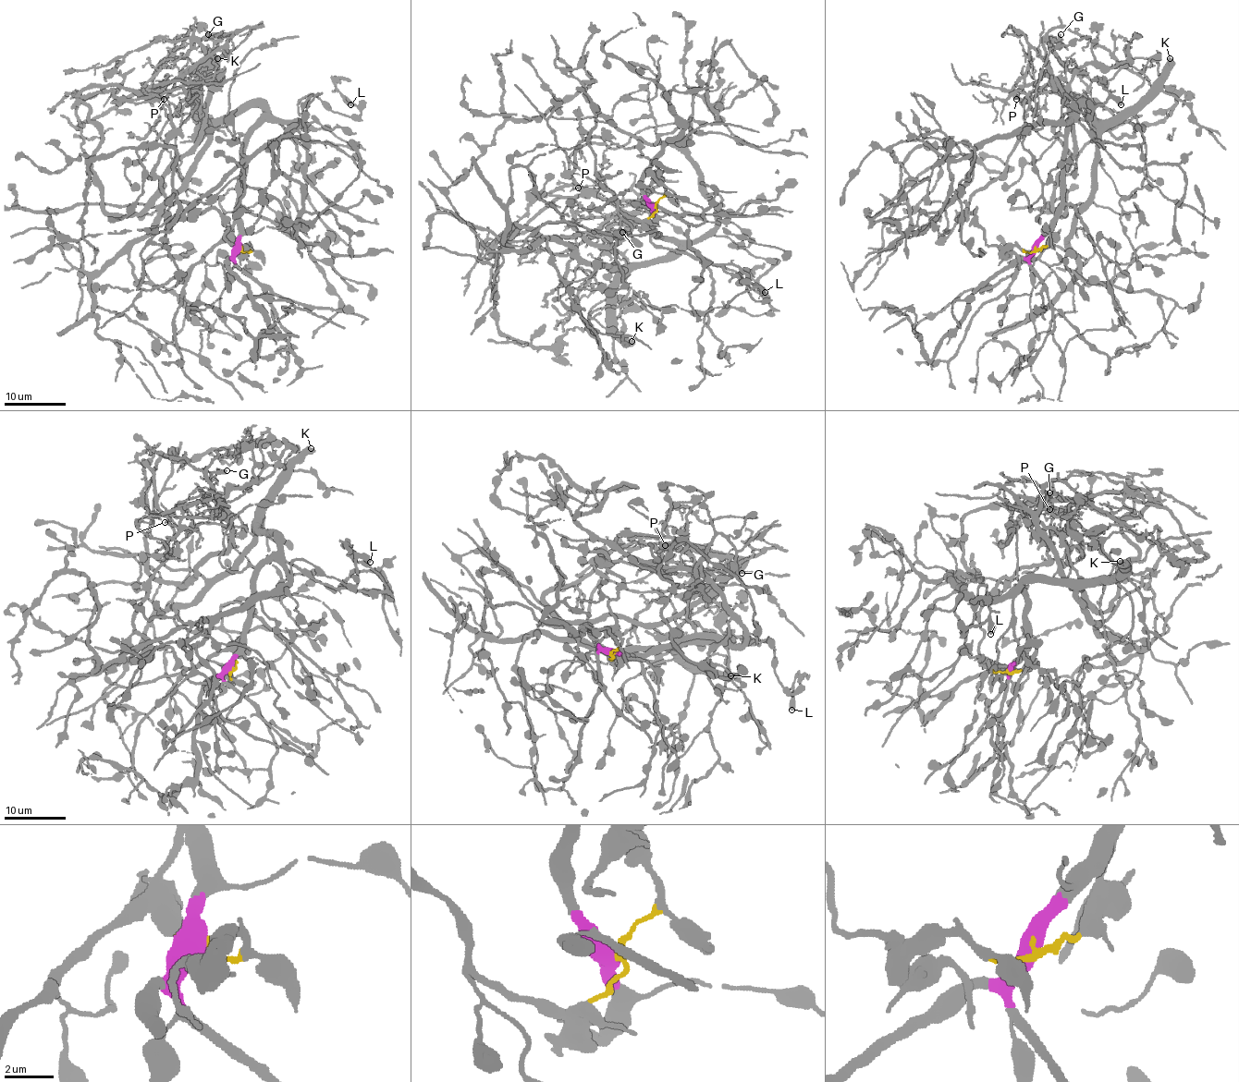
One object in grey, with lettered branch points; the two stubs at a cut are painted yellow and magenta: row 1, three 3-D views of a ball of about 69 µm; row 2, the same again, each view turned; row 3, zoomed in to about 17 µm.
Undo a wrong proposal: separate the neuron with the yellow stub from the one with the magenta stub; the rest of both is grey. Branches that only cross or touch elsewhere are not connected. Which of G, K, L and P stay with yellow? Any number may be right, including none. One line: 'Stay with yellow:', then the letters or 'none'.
Stay with yellow: G, P

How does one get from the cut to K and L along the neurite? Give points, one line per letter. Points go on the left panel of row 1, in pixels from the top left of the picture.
K: (240, 250), (242, 152), (245, 134), (263, 111), (242, 106), (215, 119), (202, 117), (201, 79), (217, 57)
L: (240, 250), (245, 139), (264, 120), (294, 120), (306, 96), (357, 115), (360, 110), (345, 97), (350, 105)

